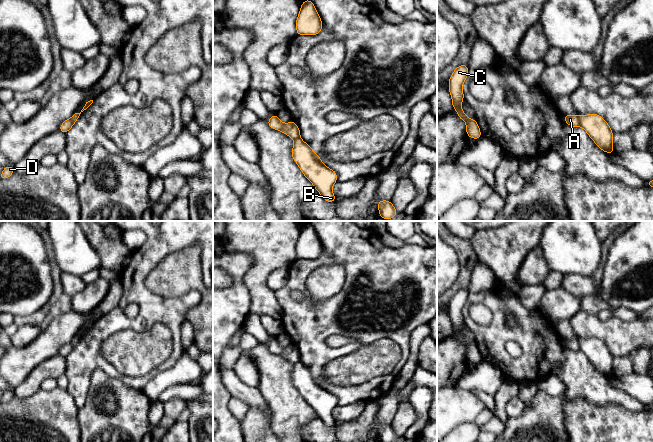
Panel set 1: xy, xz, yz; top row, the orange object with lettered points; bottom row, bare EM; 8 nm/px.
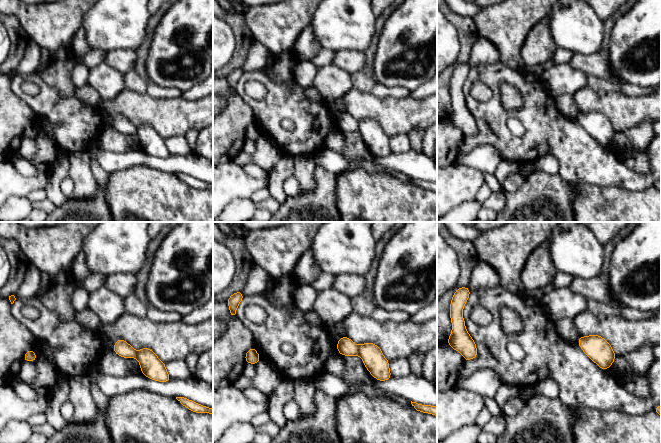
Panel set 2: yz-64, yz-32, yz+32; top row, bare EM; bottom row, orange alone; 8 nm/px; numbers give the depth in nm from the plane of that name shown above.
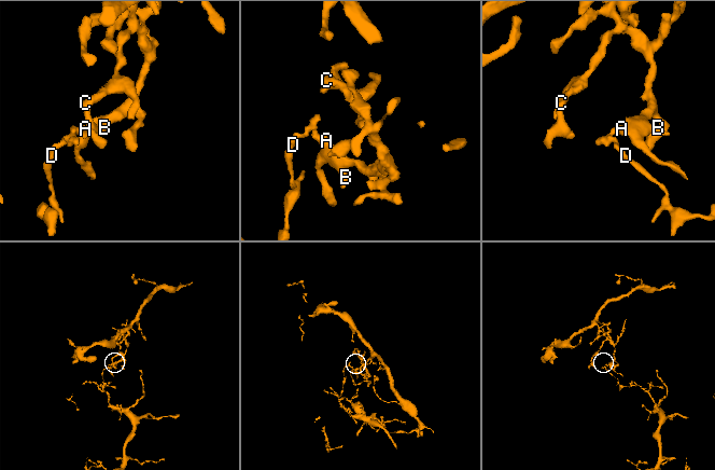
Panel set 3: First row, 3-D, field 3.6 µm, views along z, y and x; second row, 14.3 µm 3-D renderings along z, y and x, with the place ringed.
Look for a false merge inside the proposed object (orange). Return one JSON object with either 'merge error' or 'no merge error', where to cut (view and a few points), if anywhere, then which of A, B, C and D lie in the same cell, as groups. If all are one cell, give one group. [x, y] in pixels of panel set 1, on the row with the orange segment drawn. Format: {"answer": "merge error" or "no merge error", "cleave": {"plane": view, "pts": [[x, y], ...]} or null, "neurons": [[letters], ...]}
{"answer": "merge error", "cleave": {"plane": "yz", "pts": [[578, 116], [581, 125]]}, "neurons": [["A", "D"], ["B", "C"]]}

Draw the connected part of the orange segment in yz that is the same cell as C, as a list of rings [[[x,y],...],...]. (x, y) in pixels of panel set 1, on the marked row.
[[[459,65],[450,76],[449,92],[452,97],[452,106],[457,111],[458,117],[466,122],[466,133],[468,137],[480,139],[481,131],[476,120],[468,118],[461,109],[464,94],[462,85],[467,78],[469,68],[467,65]]]

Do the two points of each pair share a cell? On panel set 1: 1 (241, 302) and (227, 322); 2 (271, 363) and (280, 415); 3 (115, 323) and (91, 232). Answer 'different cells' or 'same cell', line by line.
1: same cell
2: same cell
3: different cells

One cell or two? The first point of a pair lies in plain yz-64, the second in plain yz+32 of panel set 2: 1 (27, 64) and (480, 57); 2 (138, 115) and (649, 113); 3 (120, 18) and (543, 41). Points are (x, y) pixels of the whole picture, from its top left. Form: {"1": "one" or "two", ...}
{"1": "one", "2": "one", "3": "two"}

